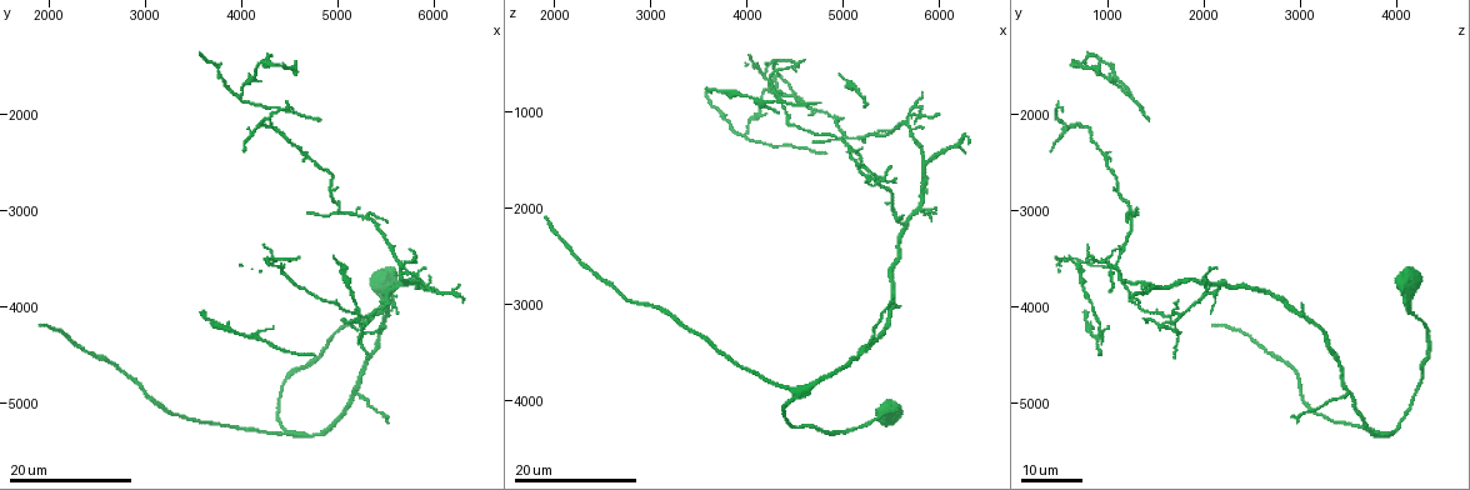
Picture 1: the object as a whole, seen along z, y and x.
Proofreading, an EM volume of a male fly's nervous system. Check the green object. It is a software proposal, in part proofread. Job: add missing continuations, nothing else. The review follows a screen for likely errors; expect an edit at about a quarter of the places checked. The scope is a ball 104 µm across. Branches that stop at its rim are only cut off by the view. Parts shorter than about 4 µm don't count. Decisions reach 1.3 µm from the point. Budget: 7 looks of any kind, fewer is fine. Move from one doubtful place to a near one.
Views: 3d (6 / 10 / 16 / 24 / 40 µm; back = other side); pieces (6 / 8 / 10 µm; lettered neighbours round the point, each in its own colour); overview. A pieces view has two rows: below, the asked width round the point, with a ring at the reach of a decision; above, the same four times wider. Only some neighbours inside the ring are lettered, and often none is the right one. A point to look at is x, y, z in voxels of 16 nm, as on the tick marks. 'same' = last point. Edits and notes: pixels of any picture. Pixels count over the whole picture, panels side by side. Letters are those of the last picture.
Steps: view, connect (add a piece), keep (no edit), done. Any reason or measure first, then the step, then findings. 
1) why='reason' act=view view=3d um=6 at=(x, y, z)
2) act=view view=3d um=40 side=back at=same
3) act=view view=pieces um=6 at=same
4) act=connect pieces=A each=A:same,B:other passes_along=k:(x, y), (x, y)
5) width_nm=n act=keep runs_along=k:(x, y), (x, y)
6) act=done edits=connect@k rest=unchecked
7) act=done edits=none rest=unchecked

act=view view=3d um=16 at=(4700, 3020, 1300)

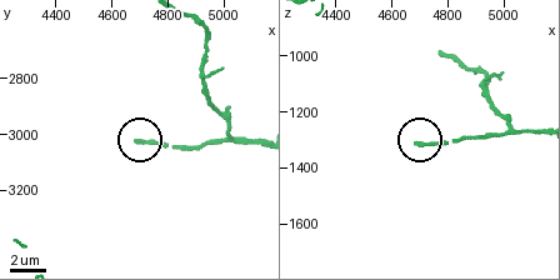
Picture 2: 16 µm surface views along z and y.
act=view view=pieces um=6 at=(4700, 3020, 1310)

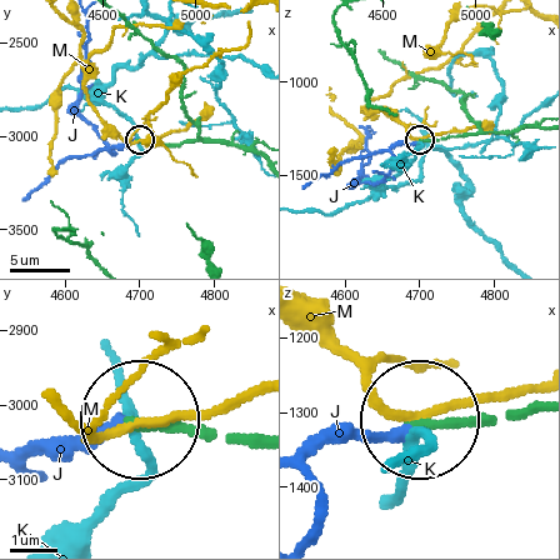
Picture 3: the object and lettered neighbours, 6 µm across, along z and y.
act=connect pieces=J each=J:same,K:other,M:other passes_along=3:(255, 439), (124, 426), (44, 443), (28, 471) found='the cell continues'

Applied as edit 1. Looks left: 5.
act=view view=3d um=24 at=(4820, 2020, 1440)

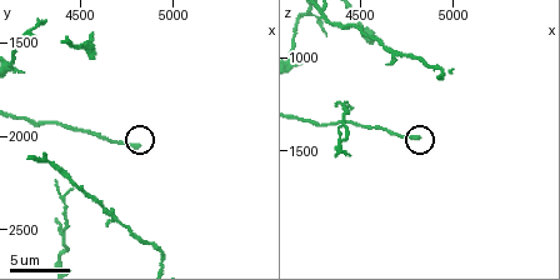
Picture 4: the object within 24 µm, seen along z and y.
act=view view=pieces um=6 at=(4800, 2040, 1420)

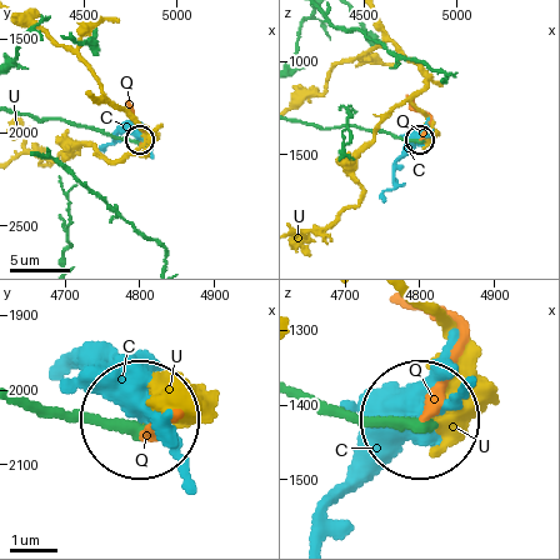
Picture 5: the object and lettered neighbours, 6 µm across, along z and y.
act=keep each=C:other,Q:other,U:other found='no lettered piece goes on from it'

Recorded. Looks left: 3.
why='branch stops here' act=view view=3d um=16 at=(4580, 1440, 940)

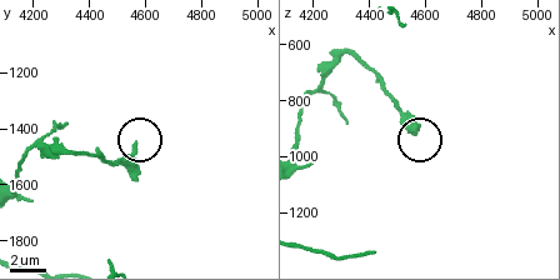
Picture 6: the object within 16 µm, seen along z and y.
act=view view=pieces um=8 at=same

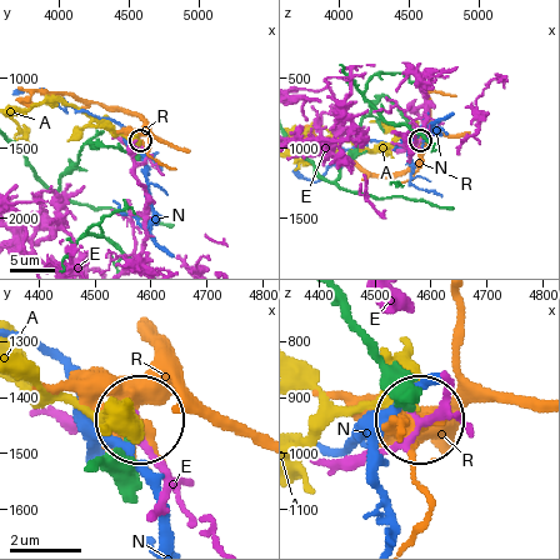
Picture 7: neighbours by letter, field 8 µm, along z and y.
act=keep each=A:other,E:other,N:other,R:other runs_along=7:(338, 301), (413, 405) found='none of them fits'

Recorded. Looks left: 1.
act=done edits=connect@3 rest=unchecked

